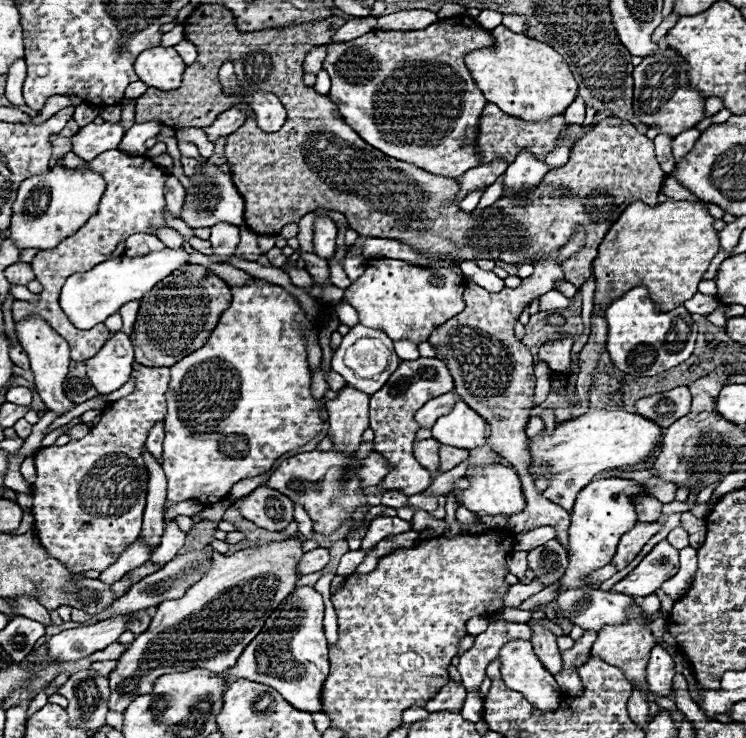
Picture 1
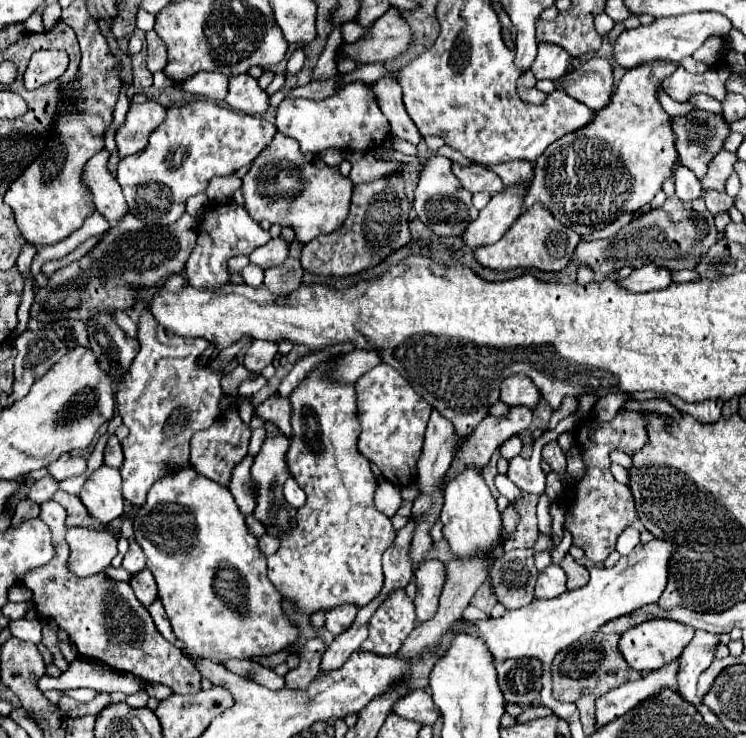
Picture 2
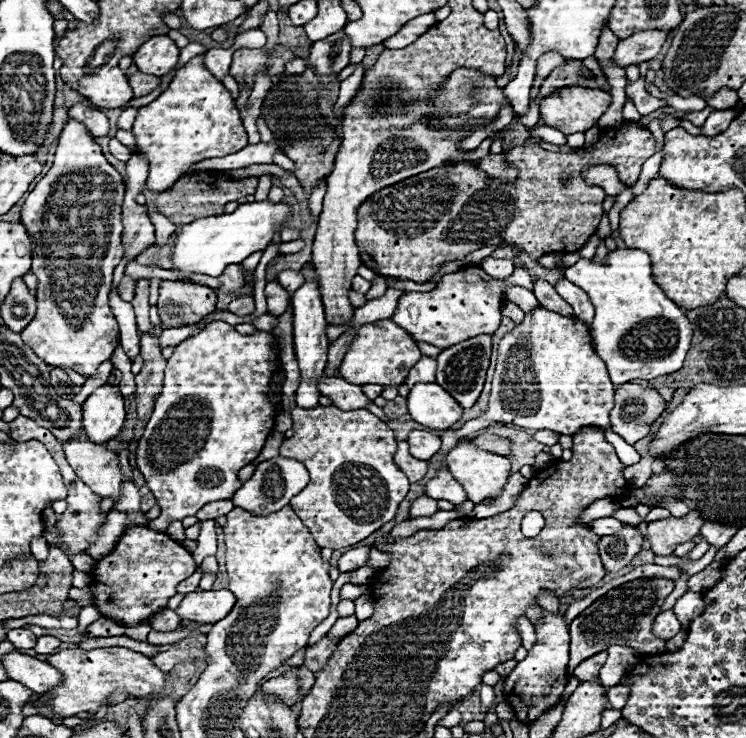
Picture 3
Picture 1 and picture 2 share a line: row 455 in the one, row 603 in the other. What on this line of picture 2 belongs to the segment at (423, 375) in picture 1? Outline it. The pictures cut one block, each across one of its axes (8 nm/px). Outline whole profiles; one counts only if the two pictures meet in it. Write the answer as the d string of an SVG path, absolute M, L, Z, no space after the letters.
M392 590L378 606L368 622L368 638L362 646L364 652L378 656L394 656L408 634L414 630L414 604L404 590Z

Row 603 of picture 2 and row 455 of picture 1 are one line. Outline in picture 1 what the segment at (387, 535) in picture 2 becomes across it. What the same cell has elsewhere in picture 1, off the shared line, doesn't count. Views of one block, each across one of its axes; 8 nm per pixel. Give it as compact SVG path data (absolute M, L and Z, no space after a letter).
M360 442L360 446L352 454L340 452L336 448L332 448L330 452L322 452L322 450L302 452L292 458L286 458L274 470L266 486L282 492L292 502L304 506L304 510L312 520L314 534L330 536L342 526L344 520L350 520L354 516L356 508L366 506L366 494L364 494L364 486L360 484L358 470L362 466L362 460L368 458L370 452L374 452L372 442Z

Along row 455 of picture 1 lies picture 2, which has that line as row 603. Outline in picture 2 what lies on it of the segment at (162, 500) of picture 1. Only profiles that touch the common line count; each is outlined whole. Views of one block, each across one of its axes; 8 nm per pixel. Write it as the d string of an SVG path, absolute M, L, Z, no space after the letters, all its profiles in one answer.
M142 570L142 572L134 574L132 580L130 580L130 586L134 588L136 598L138 598L144 606L150 606L152 600L158 596L156 580L152 578L152 572L150 572L150 570Z

